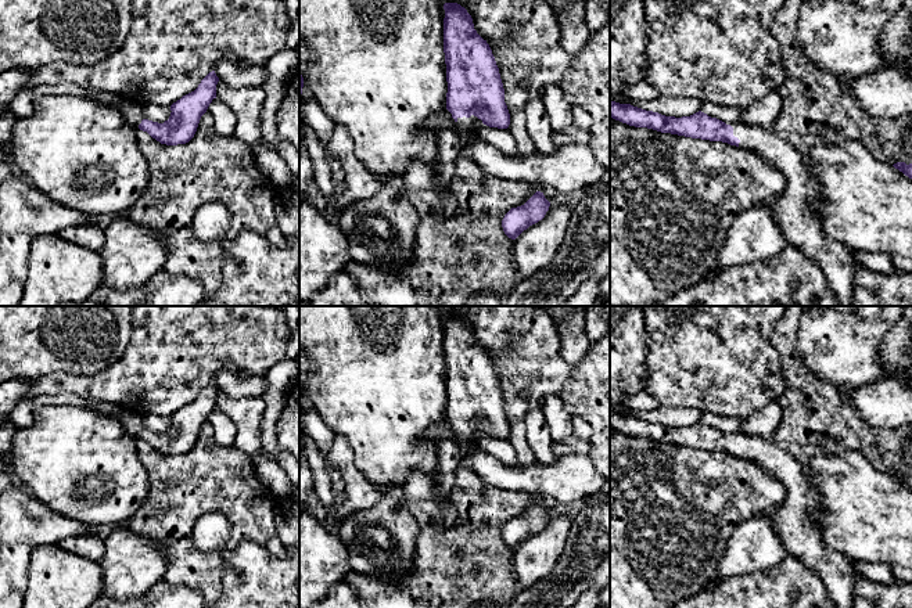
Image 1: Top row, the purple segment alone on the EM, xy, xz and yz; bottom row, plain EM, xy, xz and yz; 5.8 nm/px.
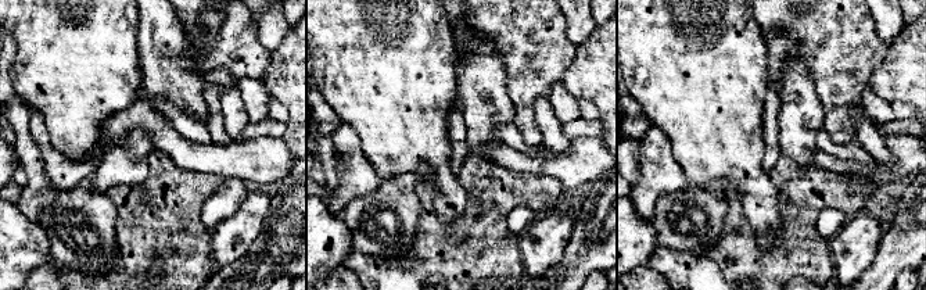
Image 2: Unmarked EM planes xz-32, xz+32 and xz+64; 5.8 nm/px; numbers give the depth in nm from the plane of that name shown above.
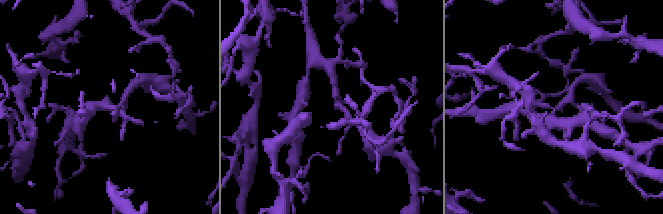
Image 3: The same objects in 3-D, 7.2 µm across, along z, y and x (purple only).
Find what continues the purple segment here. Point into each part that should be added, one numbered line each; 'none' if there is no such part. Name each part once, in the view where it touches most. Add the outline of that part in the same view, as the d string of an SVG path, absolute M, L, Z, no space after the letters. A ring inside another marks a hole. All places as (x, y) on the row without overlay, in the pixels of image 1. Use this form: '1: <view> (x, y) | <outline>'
1: xz (469, 436) | M471 425L470 428L457 428L456 435L462 442L460 456L463 457L468 453L470 449L478 447L477 442L482 436L482 431Z

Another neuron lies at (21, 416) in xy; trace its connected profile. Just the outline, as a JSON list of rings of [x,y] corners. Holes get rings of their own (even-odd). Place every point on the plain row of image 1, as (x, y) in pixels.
[[[62,392],[55,396],[22,397],[10,413],[10,422],[17,428],[28,428],[33,422],[33,413],[47,404],[72,404],[97,411],[87,399]]]

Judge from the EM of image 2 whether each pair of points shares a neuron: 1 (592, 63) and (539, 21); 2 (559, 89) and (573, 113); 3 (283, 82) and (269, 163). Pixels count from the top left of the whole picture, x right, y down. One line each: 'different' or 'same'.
1: different
2: same
3: different

